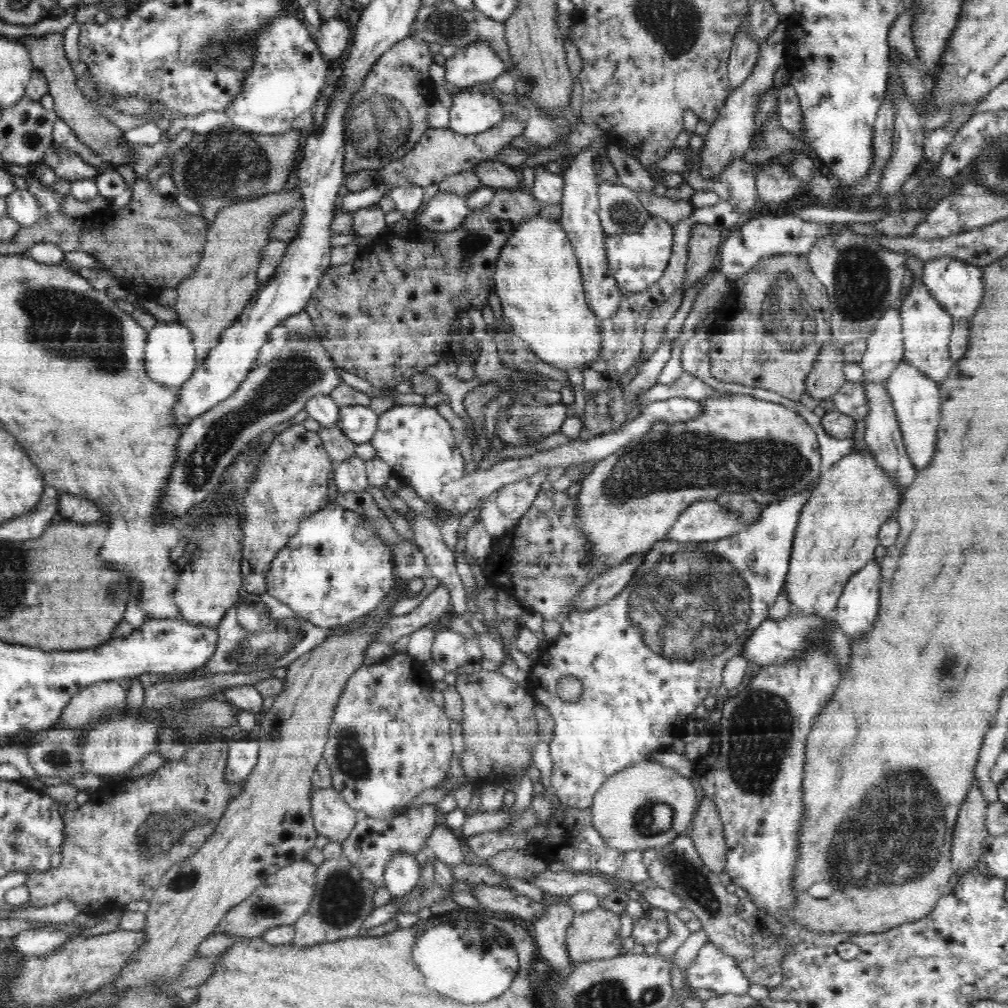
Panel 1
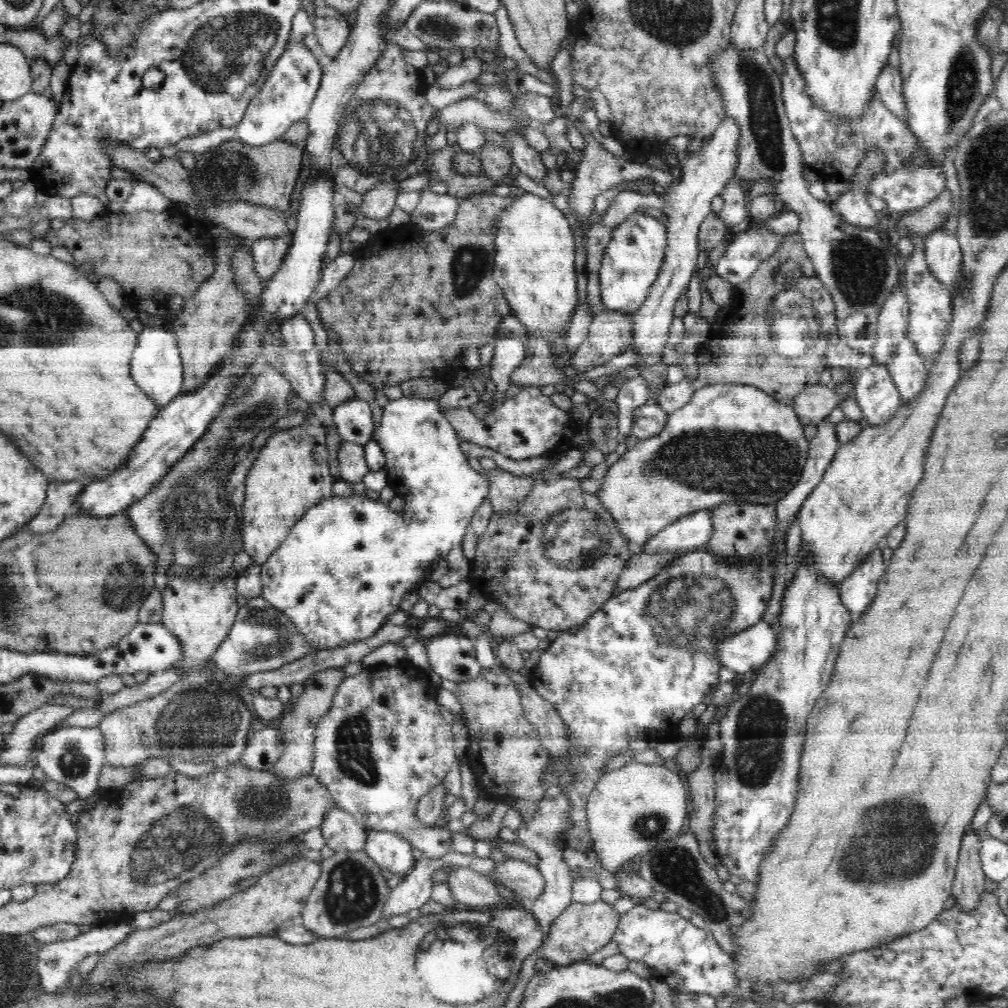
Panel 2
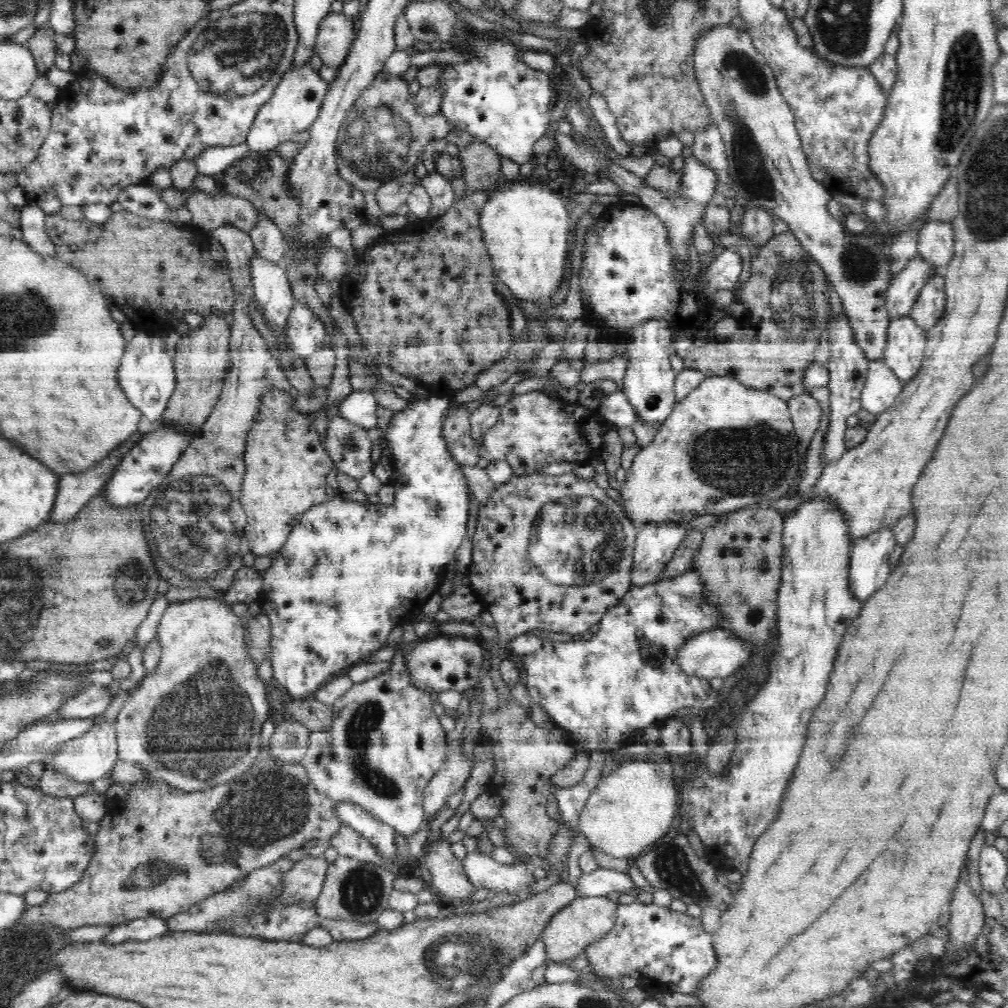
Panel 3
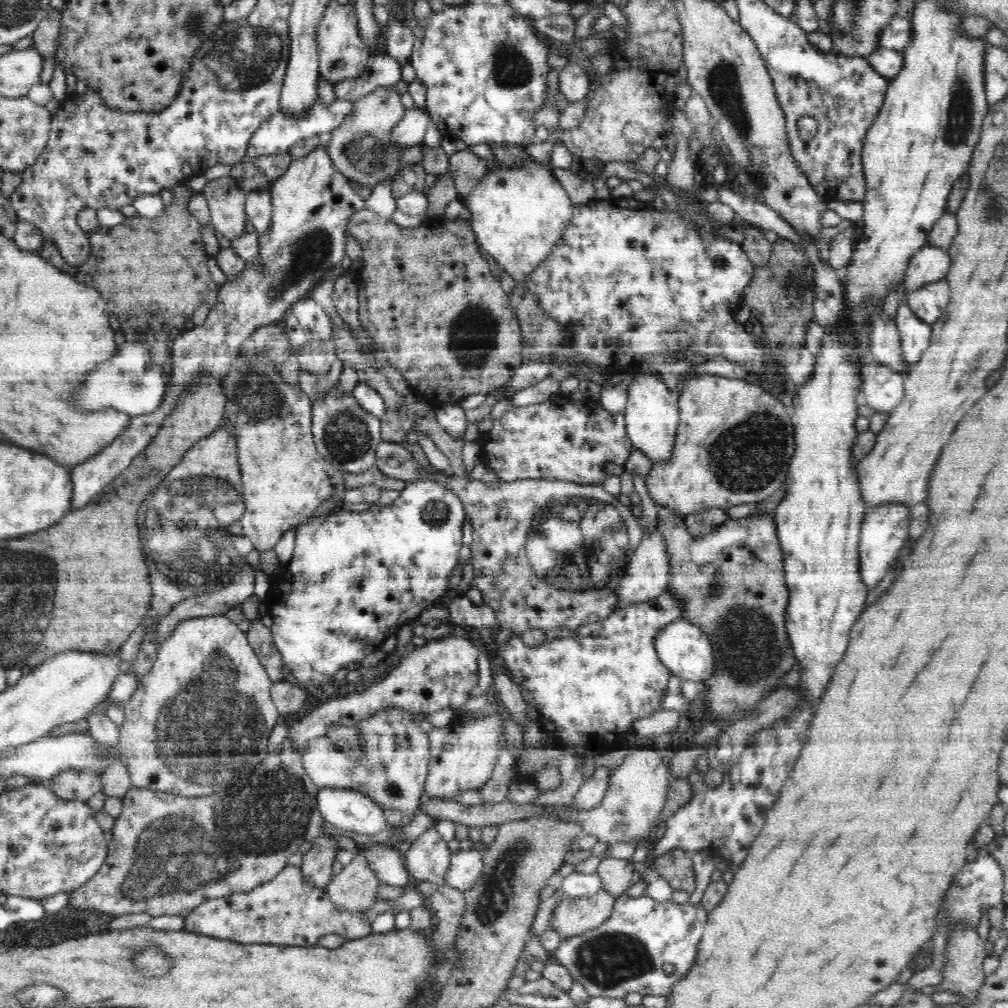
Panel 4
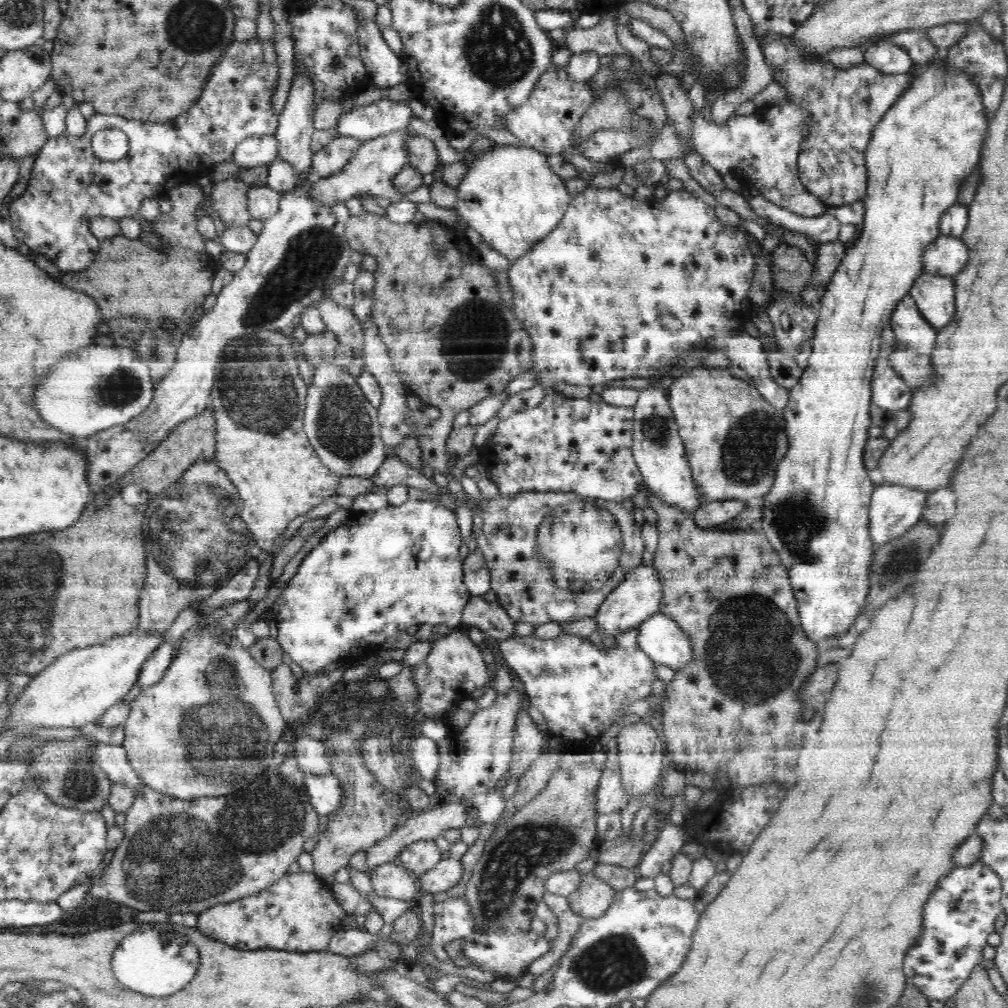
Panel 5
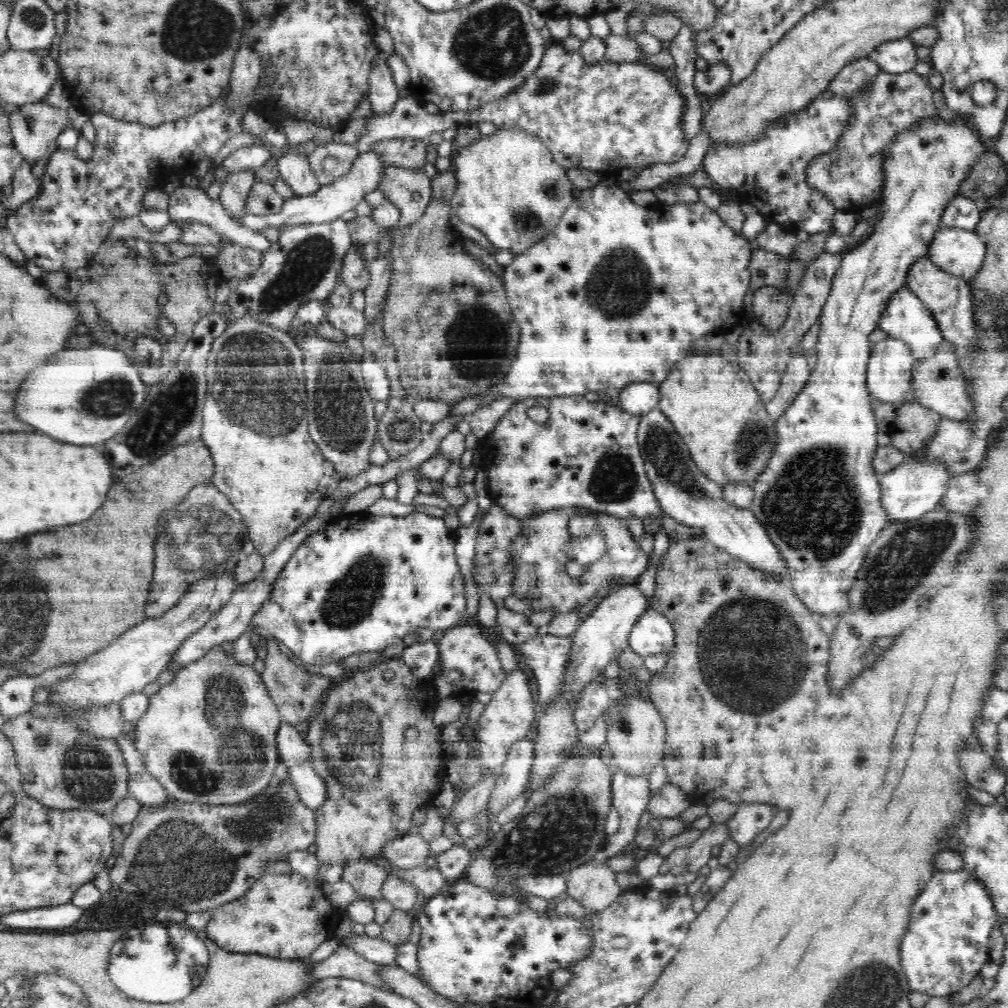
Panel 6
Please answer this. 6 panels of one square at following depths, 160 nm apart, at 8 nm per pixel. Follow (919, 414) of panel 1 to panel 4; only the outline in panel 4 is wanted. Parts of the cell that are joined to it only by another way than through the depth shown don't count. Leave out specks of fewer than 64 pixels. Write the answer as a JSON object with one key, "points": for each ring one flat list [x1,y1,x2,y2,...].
{"points":[[900,298,896,315,893,318,901,338,901,350,908,370,921,360,922,354,930,346,932,327,919,319,909,307,906,298]]}

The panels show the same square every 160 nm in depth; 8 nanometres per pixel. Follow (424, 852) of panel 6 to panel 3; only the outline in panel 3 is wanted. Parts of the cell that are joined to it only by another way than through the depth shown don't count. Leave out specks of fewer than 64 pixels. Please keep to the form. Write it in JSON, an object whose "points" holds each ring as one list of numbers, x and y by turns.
{"points":[[444,806,432,819,426,821,425,828,431,831,428,845,433,849,425,852,424,868,432,875,432,888,445,898,466,899,477,890,476,885,468,879,462,860,451,852,451,844,445,839,441,840,443,825,452,818,455,809]]}

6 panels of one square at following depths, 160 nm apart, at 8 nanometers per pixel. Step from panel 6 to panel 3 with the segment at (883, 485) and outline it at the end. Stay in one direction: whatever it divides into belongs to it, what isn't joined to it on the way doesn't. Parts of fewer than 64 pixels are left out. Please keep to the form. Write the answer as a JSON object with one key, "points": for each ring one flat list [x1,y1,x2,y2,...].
{"points":[[890,526,870,533,852,544,849,564,849,591,856,600,870,598,890,576,888,556,896,546]]}

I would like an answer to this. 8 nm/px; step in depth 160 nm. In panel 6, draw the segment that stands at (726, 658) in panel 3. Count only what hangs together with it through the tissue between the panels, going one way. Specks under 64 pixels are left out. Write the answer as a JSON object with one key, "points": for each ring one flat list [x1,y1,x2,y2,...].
{"points":[[650,609,634,624,628,645,644,658,653,654,667,654,674,650,676,635,672,623,657,610]]}

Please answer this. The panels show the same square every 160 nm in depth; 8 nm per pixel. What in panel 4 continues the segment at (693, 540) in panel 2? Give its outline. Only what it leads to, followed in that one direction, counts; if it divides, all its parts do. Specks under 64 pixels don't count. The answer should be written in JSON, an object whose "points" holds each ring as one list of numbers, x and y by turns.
{"points":[[656,529,652,533,643,531,643,535,636,550,627,556,626,567,622,572,622,580,616,588,618,602,616,609,627,607,632,603,646,603,660,596,661,592,668,589,670,584,670,555,666,549,666,541,662,539,662,533]]}

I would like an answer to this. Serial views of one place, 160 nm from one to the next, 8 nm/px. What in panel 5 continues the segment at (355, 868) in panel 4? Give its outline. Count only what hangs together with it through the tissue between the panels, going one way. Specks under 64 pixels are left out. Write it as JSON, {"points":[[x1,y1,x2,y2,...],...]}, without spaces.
{"points":[[450,799,437,808,426,808,423,811,410,812,405,818,405,822,396,827,393,832,390,832,390,835,386,836,386,839,380,840,378,844,374,844,373,847,365,850,366,872,374,871,375,868,381,864,390,861,395,862,398,854,400,854,406,846,410,846,418,840,435,840,446,830,461,829,466,826,465,820,469,815,469,813,466,812,468,806,470,806,472,810,473,806,467,800]]}

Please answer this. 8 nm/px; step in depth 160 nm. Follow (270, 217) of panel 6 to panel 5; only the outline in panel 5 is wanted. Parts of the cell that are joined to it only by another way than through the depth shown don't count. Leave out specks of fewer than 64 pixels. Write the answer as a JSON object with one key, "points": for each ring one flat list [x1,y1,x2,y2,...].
{"points":[[406,127,363,142,356,154,338,174,312,181,312,186,308,188,310,195,322,205,333,205,338,201,346,202,359,194,382,196,389,198,391,202,399,201,402,194,393,187,392,180,402,168,408,165,406,142,412,138,411,133,414,131]]}

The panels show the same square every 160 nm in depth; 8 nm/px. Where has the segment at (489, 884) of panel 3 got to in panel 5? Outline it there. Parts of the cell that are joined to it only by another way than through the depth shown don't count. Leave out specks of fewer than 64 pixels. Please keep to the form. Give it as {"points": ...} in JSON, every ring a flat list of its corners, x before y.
{"points":[[452,857,442,859,434,865,434,868,419,877,422,890,432,894,456,886,462,878,464,878,462,861]]}

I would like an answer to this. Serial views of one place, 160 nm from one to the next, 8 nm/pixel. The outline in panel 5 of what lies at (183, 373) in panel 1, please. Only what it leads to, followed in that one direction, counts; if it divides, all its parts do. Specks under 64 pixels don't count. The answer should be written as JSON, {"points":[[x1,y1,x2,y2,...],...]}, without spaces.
{"points":[[90,346,54,364,36,390,36,408,54,428,86,440,96,430,123,425,140,416,154,398,155,385,147,362,134,350]]}

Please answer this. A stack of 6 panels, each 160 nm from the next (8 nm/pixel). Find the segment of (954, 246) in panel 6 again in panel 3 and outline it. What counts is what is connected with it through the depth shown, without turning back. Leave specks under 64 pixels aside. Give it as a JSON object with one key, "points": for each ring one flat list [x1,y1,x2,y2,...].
{"points":[[920,255,908,260,903,270,894,276,888,288,884,305,890,321,909,314,920,290,936,272,939,273]]}

